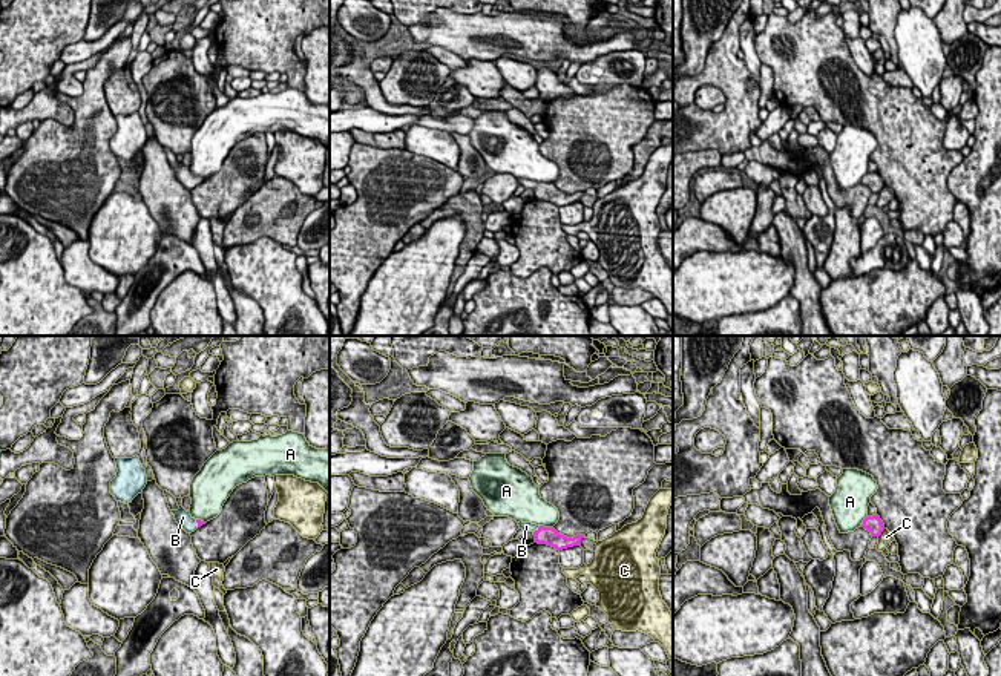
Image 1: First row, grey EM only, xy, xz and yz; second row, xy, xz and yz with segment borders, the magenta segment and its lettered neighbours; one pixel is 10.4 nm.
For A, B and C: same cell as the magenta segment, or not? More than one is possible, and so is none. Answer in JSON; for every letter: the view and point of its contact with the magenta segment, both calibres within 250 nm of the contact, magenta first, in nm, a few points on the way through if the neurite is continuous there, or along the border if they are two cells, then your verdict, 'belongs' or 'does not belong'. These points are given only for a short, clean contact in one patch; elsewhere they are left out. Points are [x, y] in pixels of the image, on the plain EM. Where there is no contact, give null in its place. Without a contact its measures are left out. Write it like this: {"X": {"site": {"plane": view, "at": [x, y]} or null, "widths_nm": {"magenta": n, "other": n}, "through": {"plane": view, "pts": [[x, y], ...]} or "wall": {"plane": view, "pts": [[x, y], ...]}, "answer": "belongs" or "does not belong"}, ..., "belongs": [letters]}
{"A": {"site": {"plane": "xz", "at": [546, 184]}, "widths_nm": {"magenta": 190, "other": 300}, "wall": {"plane": "xz", "pts": [[540, 181], [552, 184]]}, "answer": "does not belong"}, "B": {"site": {"plane": "xz", "at": [538, 186]}, "widths_nm": {"magenta": 190, "other": 100}, "through": {"plane": "xz", "pts": [[544, 192], [538, 186], [526, 183]]}, "answer": "belongs"}, "C": {"site": {"plane": "yz", "at": [880, 190]}, "widths_nm": {"magenta": 180, "other": 140}, "answer": "does not belong"}, "belongs": ["B"]}

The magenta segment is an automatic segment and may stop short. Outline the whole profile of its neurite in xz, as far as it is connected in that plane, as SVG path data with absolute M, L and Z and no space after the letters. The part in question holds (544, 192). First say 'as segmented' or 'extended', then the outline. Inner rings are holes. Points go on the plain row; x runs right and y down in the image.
extended; M520 178L518 182L524 189L532 189L535 192L535 199L552 202L556 207L563 207L573 202L581 202L581 196L584 195L584 192L567 195L558 190L553 184L537 182L532 179Z

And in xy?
extended; M179 162L178 167L172 167L172 170L175 172L176 179L187 189L192 190L195 189L198 184L201 184L202 181L205 181L201 176L195 176L189 167L185 167L182 162Z

